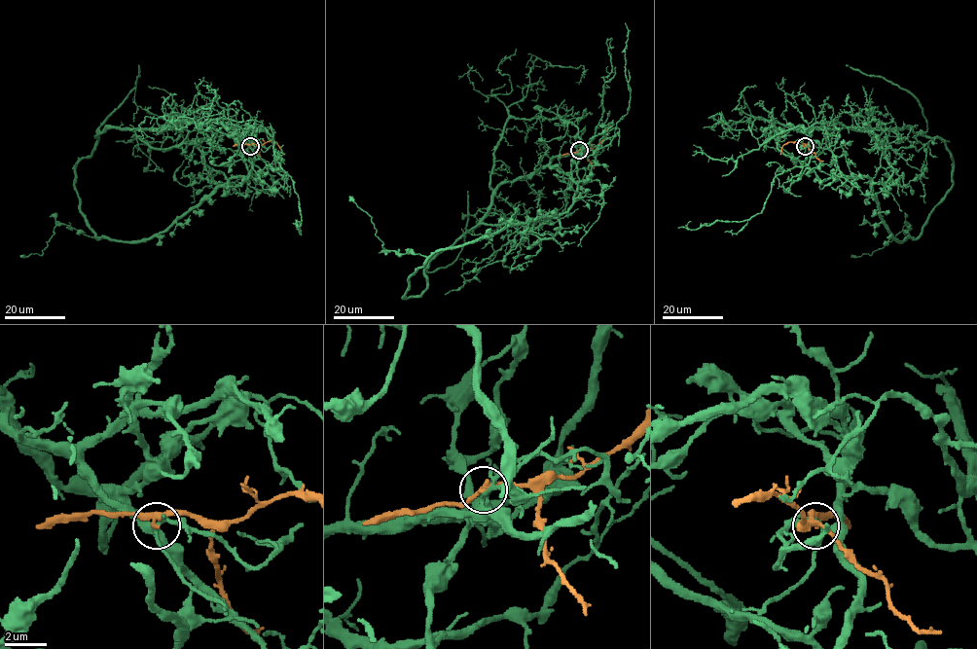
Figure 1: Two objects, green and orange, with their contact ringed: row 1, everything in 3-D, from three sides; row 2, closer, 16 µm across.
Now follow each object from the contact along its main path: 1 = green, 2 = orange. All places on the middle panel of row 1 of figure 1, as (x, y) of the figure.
1: (579, 150), (568, 155), (585, 152), (572, 162), (576, 194), (565, 211), (428, 257), (386, 250), (349, 196)
2: (579, 150), (597, 145), (606, 129), (613, 125)

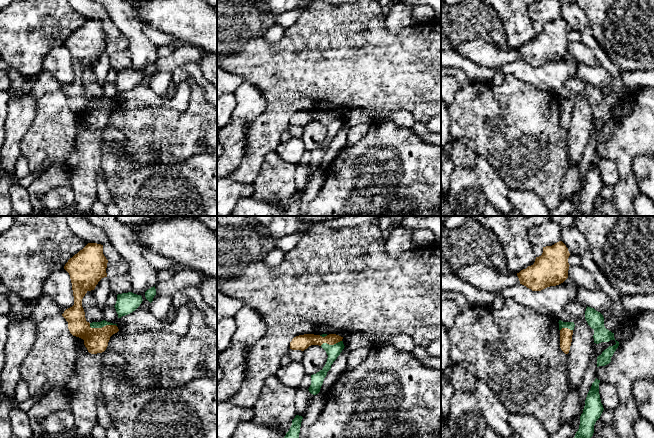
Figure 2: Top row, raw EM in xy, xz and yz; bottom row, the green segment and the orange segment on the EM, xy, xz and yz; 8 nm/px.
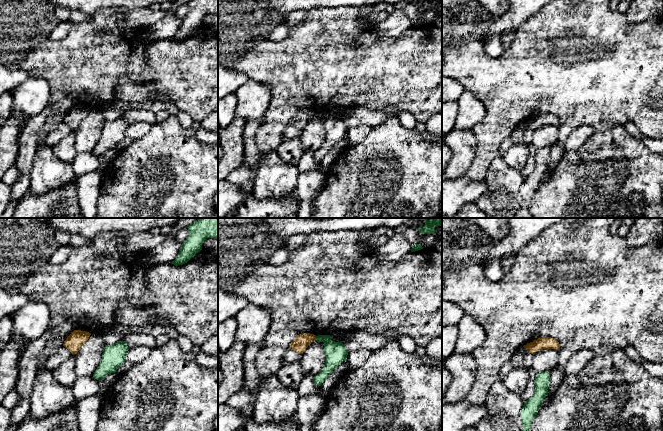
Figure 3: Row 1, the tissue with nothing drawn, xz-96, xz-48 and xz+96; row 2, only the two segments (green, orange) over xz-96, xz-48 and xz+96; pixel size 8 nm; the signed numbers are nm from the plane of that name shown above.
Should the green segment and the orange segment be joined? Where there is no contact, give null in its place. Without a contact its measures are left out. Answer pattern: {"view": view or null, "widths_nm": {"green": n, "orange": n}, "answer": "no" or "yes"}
{"view": "xy", "widths_nm": {"green": 50, "orange": 190}, "answer": "no"}

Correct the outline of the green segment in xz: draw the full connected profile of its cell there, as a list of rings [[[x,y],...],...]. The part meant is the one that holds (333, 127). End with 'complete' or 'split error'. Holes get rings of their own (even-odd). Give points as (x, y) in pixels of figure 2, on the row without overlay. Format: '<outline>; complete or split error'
[[[340,117],[334,121],[323,119],[321,123],[326,127],[328,134],[323,145],[317,148],[316,150],[311,151],[311,161],[308,166],[313,171],[316,171],[320,168],[321,162],[323,160],[324,154],[327,151],[327,148],[331,145],[331,141],[340,131],[345,122],[343,120],[343,117]]]; complete

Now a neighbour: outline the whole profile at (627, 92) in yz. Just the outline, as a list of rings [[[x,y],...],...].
[[[624,87],[623,90],[618,94],[619,99],[624,102],[628,101],[635,92],[640,90],[642,87],[636,87],[636,88],[631,88],[631,87]]]

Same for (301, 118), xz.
[[[304,110],[296,112],[290,118],[290,125],[304,127],[311,121],[321,122],[323,119],[334,121],[342,117],[343,113],[336,110],[329,110],[325,113],[314,110]]]

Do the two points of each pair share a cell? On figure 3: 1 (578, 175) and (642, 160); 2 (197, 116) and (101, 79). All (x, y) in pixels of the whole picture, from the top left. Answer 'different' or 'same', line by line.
1: same
2: same

